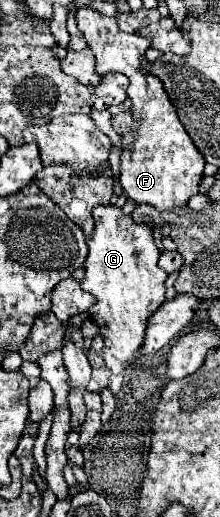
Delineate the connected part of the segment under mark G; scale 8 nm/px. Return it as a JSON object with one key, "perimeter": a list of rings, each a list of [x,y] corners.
{"perimeter":[[[95,207],[93,209],[95,231],[87,239],[89,255],[85,259],[85,279],[81,281],[83,291],[89,291],[97,303],[89,309],[89,317],[99,325],[105,337],[103,359],[105,365],[117,373],[127,375],[131,383],[131,393],[137,401],[151,397],[161,391],[163,377],[155,367],[139,363],[139,347],[143,347],[143,335],[147,331],[147,319],[165,301],[165,279],[167,273],[157,265],[161,255],[153,241],[153,231],[149,225],[137,225],[131,215],[125,215],[119,207]]]}

